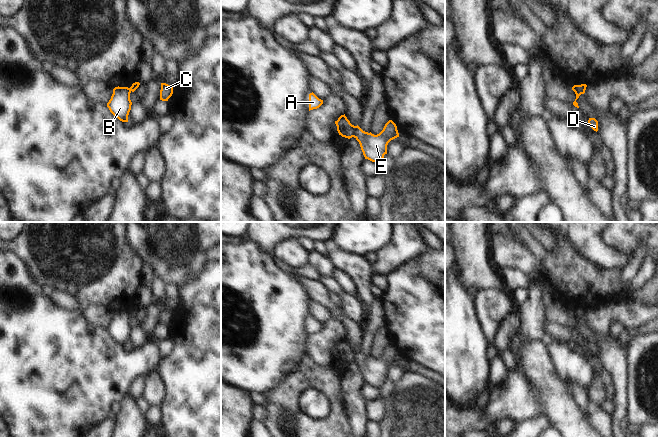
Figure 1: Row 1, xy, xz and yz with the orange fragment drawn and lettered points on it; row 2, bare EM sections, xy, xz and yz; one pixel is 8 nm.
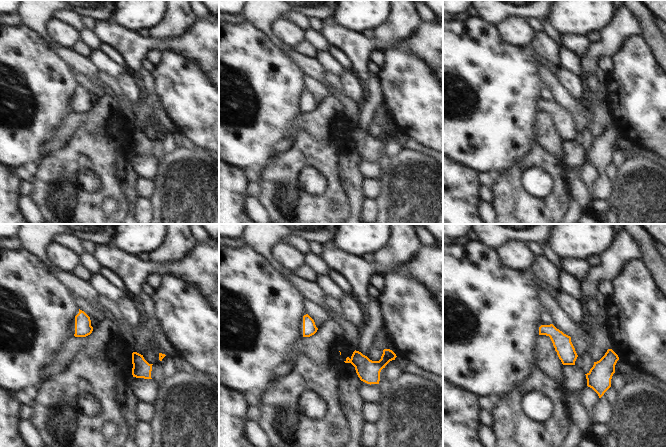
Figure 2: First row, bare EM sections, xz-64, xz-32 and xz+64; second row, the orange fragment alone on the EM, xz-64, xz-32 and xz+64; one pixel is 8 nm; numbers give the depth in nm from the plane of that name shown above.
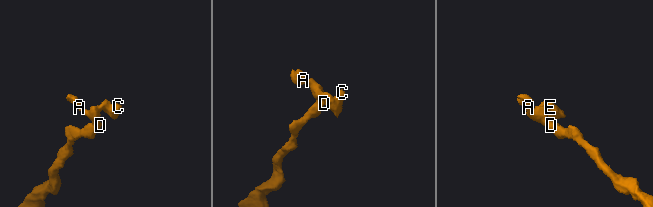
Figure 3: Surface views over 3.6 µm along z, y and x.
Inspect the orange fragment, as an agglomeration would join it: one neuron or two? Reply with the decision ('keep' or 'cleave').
cleave

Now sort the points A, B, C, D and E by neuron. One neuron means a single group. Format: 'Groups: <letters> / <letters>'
Groups: A B D / C E

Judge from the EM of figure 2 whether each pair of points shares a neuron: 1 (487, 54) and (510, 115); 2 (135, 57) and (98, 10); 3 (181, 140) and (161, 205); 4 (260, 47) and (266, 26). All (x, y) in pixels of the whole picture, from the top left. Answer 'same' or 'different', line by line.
1: same
2: different
3: different
4: different

